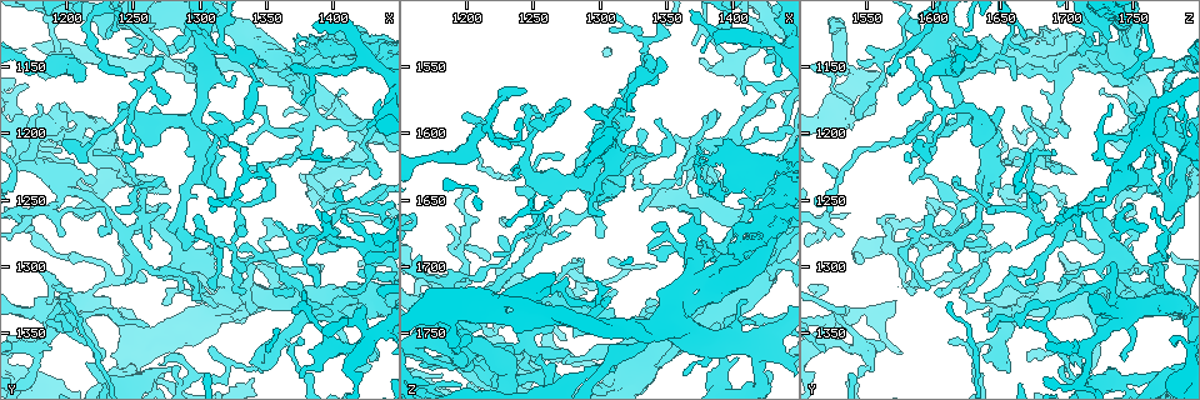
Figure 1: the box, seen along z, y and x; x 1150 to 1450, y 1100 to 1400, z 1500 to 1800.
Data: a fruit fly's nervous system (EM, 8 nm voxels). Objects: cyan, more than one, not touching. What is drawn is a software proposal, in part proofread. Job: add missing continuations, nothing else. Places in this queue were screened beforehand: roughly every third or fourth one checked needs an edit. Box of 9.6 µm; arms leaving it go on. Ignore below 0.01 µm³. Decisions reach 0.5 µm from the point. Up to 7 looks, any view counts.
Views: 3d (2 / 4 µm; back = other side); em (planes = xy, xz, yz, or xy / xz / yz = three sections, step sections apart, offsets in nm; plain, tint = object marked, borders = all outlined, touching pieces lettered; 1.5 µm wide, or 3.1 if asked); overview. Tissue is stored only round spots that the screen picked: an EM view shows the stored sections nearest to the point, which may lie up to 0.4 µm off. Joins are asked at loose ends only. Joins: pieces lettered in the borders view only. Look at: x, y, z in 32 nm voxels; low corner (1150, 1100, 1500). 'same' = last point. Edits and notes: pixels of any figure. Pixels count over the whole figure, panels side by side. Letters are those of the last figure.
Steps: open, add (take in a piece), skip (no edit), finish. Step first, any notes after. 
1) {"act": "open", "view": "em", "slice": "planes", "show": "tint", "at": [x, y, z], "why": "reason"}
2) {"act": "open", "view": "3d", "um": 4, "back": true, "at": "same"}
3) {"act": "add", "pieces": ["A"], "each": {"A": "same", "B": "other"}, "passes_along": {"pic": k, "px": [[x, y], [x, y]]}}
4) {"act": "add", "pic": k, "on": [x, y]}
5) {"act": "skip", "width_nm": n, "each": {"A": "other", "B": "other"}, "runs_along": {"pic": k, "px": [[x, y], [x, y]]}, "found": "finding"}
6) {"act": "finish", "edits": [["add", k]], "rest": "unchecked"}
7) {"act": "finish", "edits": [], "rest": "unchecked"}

{"act": "open", "view": "3d", "um": 2, "at": [1306, 1184, 1598], "why": "branch stops here"}

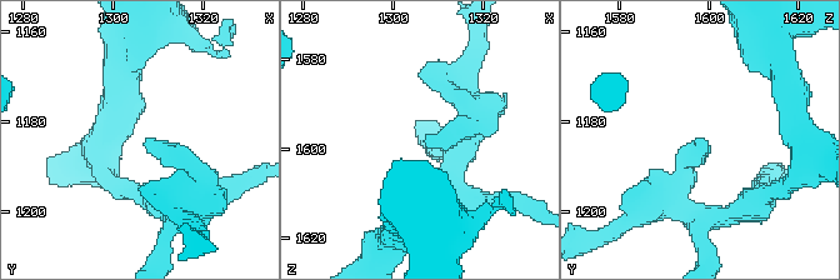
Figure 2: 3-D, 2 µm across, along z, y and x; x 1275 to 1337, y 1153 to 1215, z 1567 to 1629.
{"act": "open", "view": "em", "slice": "yz", "step": 8, "show": "tint", "at": [1307, 1185, 1598], "why": "need the tissue"}

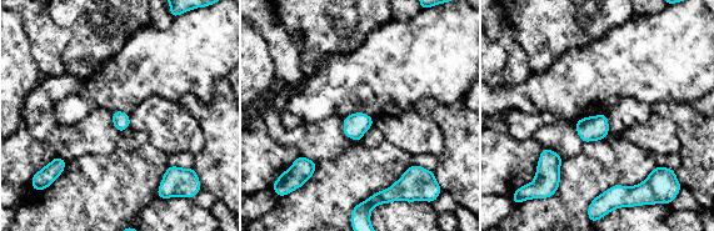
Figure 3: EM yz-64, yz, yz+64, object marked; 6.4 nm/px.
{"act": "open", "view": "em", "slice": "planes", "show": "borders", "at": "same", "why": "another direction"}

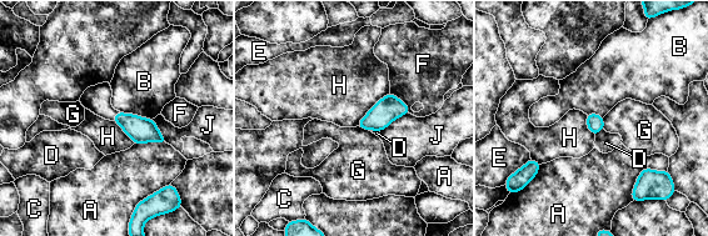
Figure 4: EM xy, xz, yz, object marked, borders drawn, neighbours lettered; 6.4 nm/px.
{"act": "skip", "width_nm": 110, "each": {"A": "other", "B": "other", "C": "other", "D": "other", "E": "other", "F": "other", "G": "other", "H": "other", "J": "other"}, "border": {"pic": 4, "px": [[389, 93], [357, 125]]}, "found": "none of them fits"}

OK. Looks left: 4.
{"act": "open", "view": "em", "slice": "planes", "show": "tint", "at": [1210, 1162, 1594]}

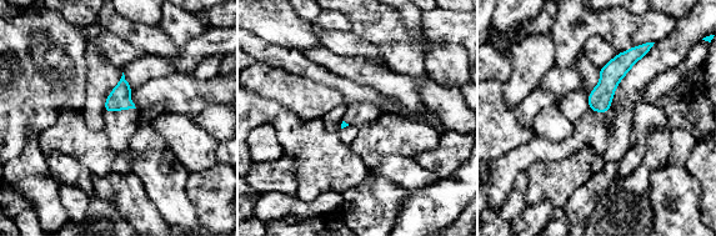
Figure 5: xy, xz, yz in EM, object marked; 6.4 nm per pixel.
{"act": "open", "view": "em", "slice": "planes", "show": "borders", "at": "same"}

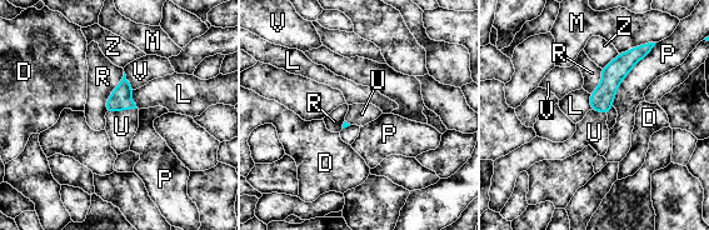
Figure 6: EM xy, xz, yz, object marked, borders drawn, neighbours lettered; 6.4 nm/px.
{"act": "add", "pieces": ["U"], "each": {"D": "other", "L": "other", "M": "other", "P": "other", "R": "other", "U": "same", "V": "other", "Z": "other"}, "passes_along": {"pic": 6, "px": [[120, 99], [121, 110], [121, 126]]}, "found": "it goes on there"}

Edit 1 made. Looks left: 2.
{"act": "open", "view": "em", "slice": "yz", "step": 8, "show": "borders", "at": [1360, 1220, 1654], "why": "an open end"}

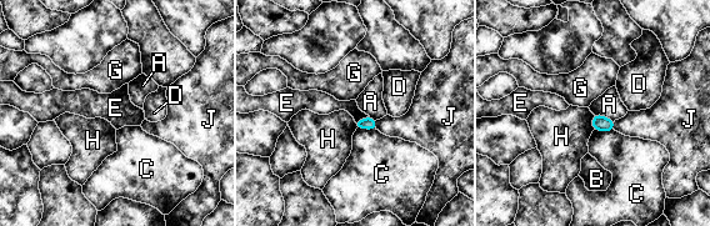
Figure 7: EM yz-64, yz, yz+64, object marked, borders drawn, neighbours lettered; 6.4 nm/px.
{"act": "open", "view": "em", "slice": "planes", "show": "borders", "at": "same"}

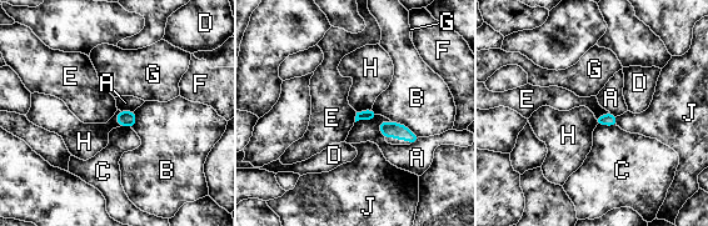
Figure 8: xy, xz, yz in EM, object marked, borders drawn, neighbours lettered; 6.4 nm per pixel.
{"act": "skip", "each": {"A": "other", "B": "other", "C": "other", "D": "other", "E": "other", "F": "other", "G": "other", "H": "other", "J": "other"}, "border": {"pic": 8, "px": [[609, 112], [596, 119]]}, "found": "none of them fits"}

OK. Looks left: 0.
{"act": "finish", "edits": [["add", 6]], "rest": "unchecked"}

